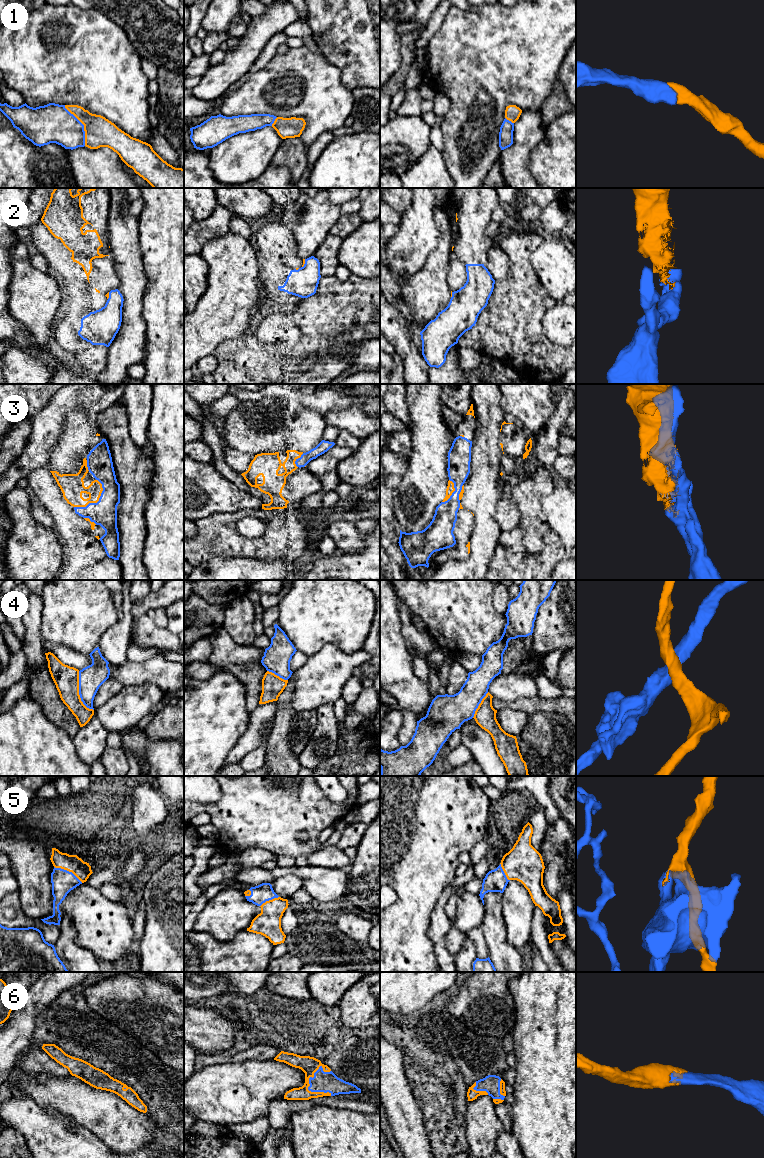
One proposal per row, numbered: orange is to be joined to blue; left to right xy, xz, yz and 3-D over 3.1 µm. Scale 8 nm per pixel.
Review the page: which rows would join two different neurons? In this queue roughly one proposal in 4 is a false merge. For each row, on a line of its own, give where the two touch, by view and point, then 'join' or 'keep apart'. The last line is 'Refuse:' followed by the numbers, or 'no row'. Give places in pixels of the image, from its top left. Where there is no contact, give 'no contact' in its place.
1: contact xy (83, 125); join
2: contact xz (305, 263); keep apart
3: contact xy (97, 502); join
4: contact xy (79, 692); keep apart
5: contact xy (68, 871); join
6: contact xz (308, 1088); join
Refuse: 2, 4

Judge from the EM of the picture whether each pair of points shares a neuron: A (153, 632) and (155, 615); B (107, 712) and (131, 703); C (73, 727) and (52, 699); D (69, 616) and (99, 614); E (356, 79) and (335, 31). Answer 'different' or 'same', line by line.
A: different
B: same
C: same
D: same
E: same

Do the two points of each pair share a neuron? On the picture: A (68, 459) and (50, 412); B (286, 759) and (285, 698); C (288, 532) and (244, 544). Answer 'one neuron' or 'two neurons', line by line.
A: two neurons
B: one neuron
C: one neuron

